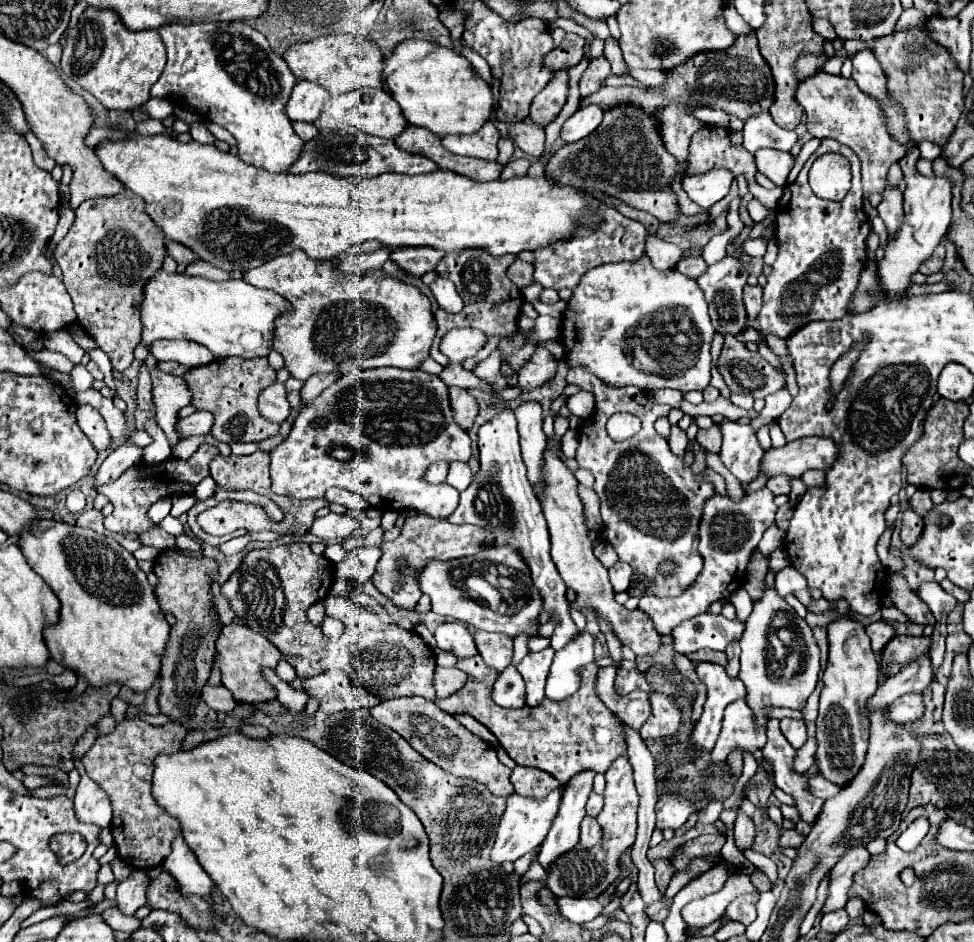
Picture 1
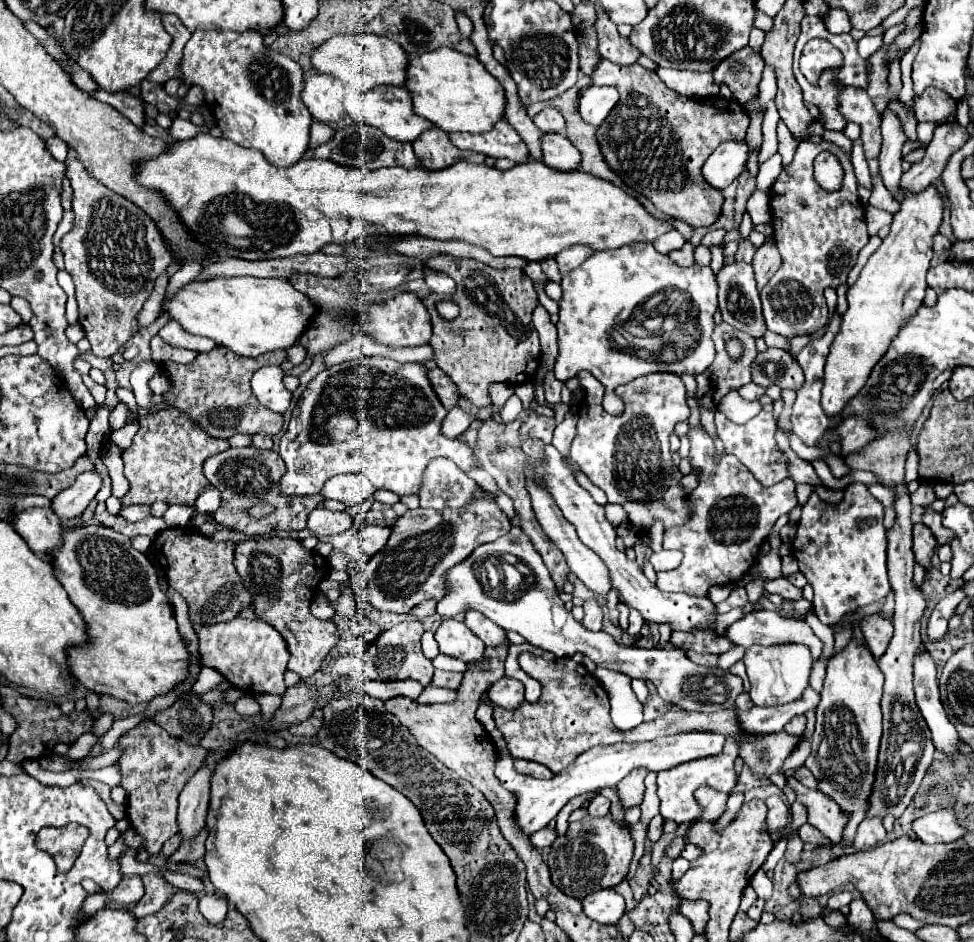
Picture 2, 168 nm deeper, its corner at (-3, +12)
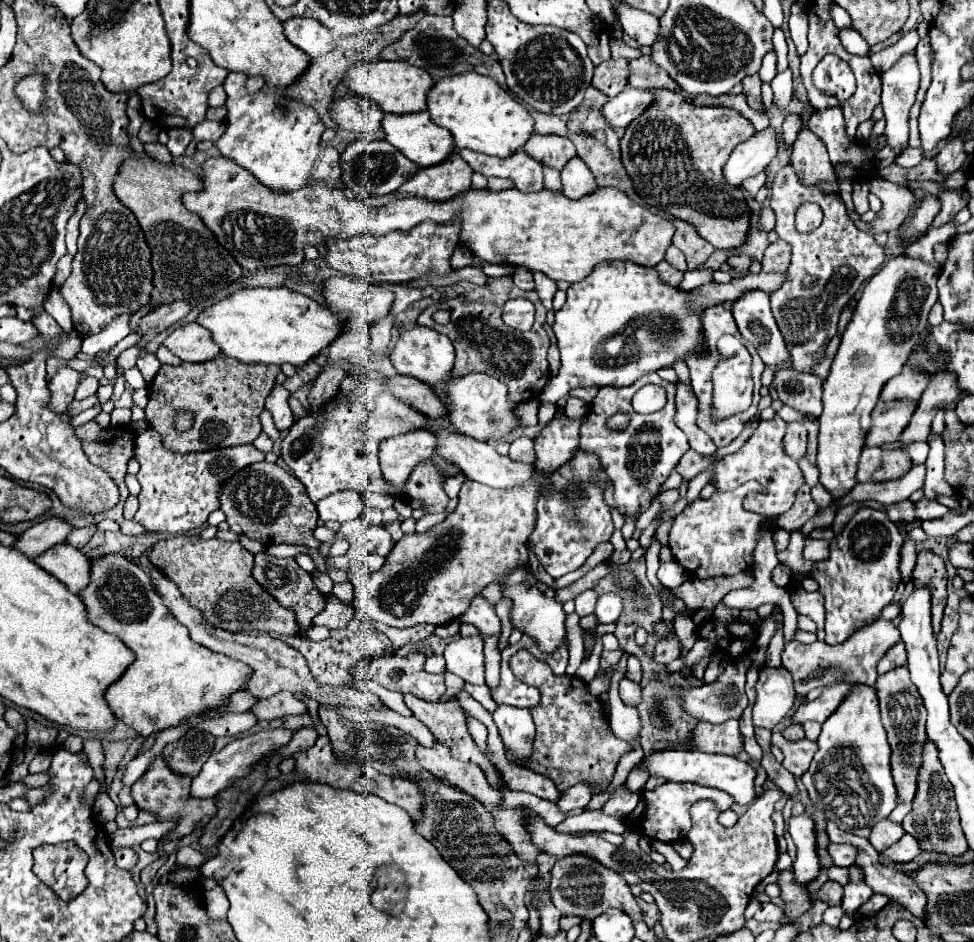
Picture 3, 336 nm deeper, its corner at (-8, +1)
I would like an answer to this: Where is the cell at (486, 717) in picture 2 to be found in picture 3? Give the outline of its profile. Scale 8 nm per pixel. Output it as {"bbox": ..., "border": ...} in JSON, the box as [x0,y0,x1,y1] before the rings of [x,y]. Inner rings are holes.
{"bbox":[485,635,499,687],"border":[[[499,635],[485,639],[485,675],[487,687],[495,685],[499,675]]]}

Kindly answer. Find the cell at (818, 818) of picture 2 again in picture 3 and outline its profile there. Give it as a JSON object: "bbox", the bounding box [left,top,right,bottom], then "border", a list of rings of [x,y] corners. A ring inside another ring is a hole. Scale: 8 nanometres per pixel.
{"bbox":[827,821,927,923],"border":[[[827,821],[827,833],[829,833],[829,839],[833,843],[851,843],[859,849],[859,861],[861,867],[863,867],[863,875],[865,875],[865,881],[867,885],[875,891],[875,893],[883,893],[887,895],[889,899],[893,901],[899,901],[903,907],[907,907],[917,919],[921,919],[925,923],[925,905],[927,905],[927,895],[923,893],[923,889],[905,873],[905,871],[899,871],[899,869],[891,869],[883,863],[879,863],[879,853],[875,851],[875,847],[869,843],[869,839],[863,839],[863,837],[857,837],[853,833],[843,833],[837,825],[831,825],[831,821]]]}

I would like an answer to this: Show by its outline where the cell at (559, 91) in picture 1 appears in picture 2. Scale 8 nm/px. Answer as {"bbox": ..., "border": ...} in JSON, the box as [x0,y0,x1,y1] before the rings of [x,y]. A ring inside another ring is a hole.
{"bbox":[534,106,566,132],"border":[[[548,106],[544,108],[542,112],[538,112],[534,118],[534,124],[542,130],[542,132],[562,132],[566,128],[566,122],[564,122],[564,116],[558,108],[554,106]]]}

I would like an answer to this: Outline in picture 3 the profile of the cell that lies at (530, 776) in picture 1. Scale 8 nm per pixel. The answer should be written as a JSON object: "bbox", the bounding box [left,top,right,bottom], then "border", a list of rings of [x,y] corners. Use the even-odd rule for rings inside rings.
{"bbox":[487,725,561,803],"border":[[[497,725],[487,727],[489,737],[487,737],[487,747],[493,753],[493,763],[497,765],[497,769],[501,769],[503,779],[507,779],[507,787],[511,791],[527,791],[533,793],[541,799],[547,799],[551,803],[557,803],[561,793],[555,789],[553,781],[549,777],[543,777],[539,773],[535,773],[531,769],[519,767],[515,763],[511,763],[505,753],[503,753],[503,743],[499,741],[499,733],[497,733]]]}

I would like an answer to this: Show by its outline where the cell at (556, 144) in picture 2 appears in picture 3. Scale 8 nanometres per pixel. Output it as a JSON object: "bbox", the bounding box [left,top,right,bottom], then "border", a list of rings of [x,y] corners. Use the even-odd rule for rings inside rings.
{"bbox":[561,157,599,199],"border":[[[573,157],[567,163],[567,169],[563,169],[561,179],[563,179],[563,195],[567,195],[569,199],[579,199],[599,189],[599,185],[595,183],[595,177],[589,173],[587,165],[579,161],[579,157]]]}

